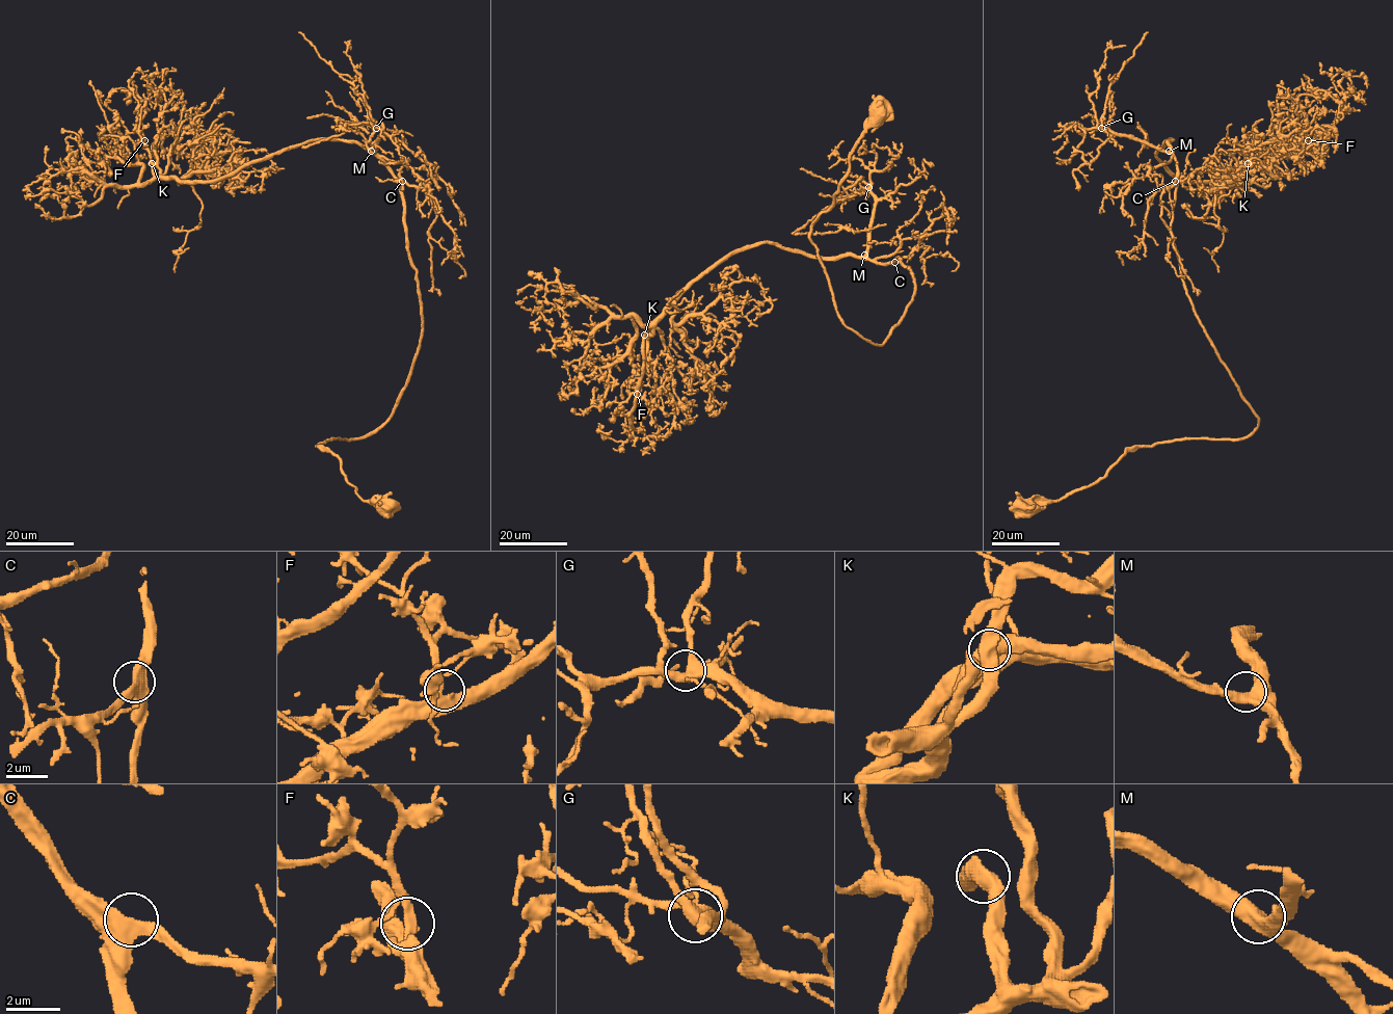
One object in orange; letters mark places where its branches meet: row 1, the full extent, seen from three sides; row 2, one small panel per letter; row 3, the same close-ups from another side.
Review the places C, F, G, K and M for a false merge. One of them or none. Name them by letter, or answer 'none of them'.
none of them

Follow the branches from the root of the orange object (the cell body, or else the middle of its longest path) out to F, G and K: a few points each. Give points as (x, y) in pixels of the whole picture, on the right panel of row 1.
F: (1024, 508), (1130, 449), (1257, 427), (1182, 277), (1172, 139), (1155, 153), (1219, 181), (1308, 140)
G: (1024, 508), (1096, 483), (1130, 449), (1240, 439), (1258, 423), (1182, 277), (1171, 232), (1177, 160), (1101, 128)
K: (1024, 508), (1096, 483), (1130, 449), (1257, 427), (1182, 277), (1172, 139), (1155, 153), (1186, 181), (1248, 163)

